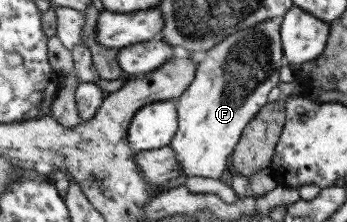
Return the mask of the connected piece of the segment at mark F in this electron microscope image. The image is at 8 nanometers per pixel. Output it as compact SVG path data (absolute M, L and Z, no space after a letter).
M270 18L268 21L262 21L258 25L248 28L244 31L234 33L230 37L226 37L219 46L211 47L206 52L206 57L198 59L196 73L194 79L190 82L190 85L184 90L182 96L175 100L177 105L178 113L178 129L170 142L170 147L174 150L175 156L177 157L178 163L183 169L183 175L179 177L179 181L169 182L169 186L177 186L178 184L183 184L183 181L188 177L193 175L199 175L202 177L212 177L212 179L223 180L225 175L222 173L227 167L228 157L234 151L244 128L255 118L255 115L258 114L268 103L268 95L274 87L278 86L280 68L283 66L283 49L281 46L281 36L280 36L280 22L279 19Z

